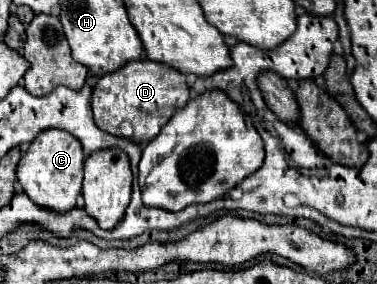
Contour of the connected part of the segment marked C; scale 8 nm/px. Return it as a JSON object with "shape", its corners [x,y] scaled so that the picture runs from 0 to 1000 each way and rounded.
{"shape":[[[114,461],[114,475],[98,475],[72,539],[56,553],[45,630],[93,722],[146,750],[178,750],[199,729],[199,708],[215,680],[220,567],[220,525],[194,475],[172,475],[172,461]]]}

